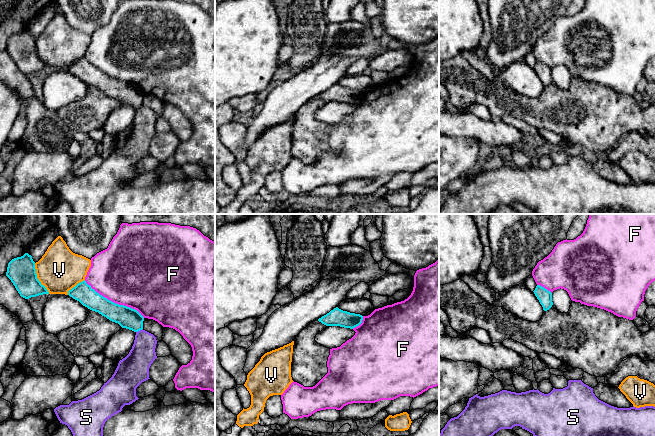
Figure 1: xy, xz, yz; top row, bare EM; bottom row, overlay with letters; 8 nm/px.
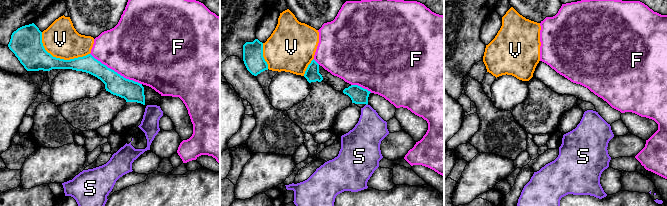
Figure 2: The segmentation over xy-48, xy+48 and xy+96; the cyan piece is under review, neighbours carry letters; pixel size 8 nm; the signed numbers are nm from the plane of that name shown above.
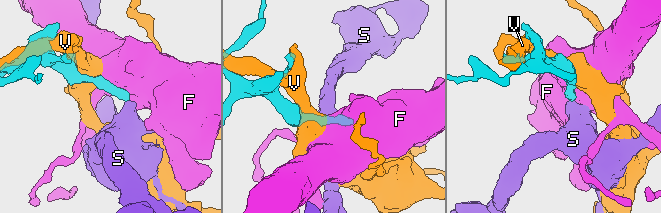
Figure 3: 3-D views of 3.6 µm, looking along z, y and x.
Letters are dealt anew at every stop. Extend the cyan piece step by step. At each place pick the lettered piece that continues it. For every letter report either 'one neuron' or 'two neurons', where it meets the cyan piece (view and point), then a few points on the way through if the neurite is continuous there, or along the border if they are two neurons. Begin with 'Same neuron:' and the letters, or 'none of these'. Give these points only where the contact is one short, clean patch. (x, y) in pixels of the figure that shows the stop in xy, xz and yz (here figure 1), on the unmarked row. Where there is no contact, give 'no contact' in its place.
Same neuron: none of these
F: two neurons; contact xy (113, 78)
S: two neurons; contact xy (139, 106); border xy (142, 104), (136, 108)
V: two neurons; contact xy (37, 54)

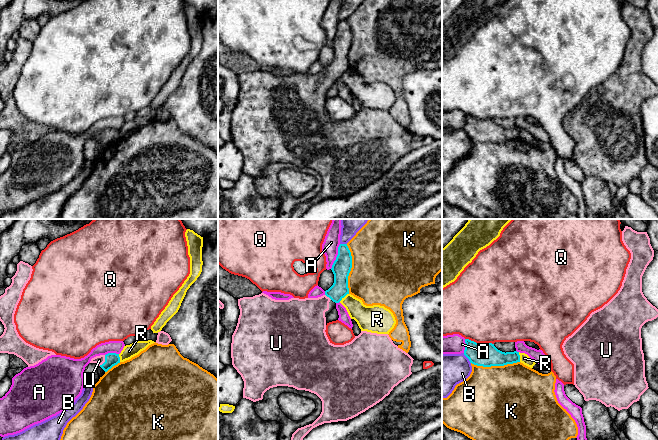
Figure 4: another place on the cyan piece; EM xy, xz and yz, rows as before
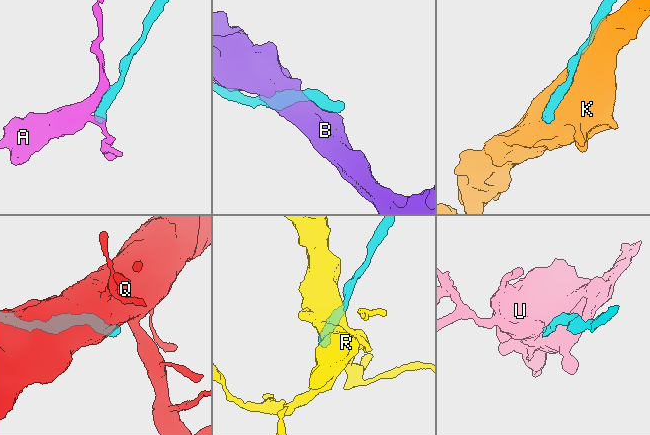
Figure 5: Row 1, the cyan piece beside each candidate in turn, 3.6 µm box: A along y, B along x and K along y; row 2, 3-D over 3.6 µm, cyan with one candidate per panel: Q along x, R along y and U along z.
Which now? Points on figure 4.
Same neuron: U
A: two neurons; contact xz (337, 32)
B: two neurons; contact yz (467, 133)
K: two neurons; contact xz (350, 45)
Q: two neurons; contact yz (479, 119); border yz (465, 114), (471, 117), (491, 118), (493, 120)
R: two neurons; contact xz (343, 73); border xz (348, 69), (339, 77)
U: one neuron; contact xy (105, 137); way xy (111, 135), (105, 137), (99, 136)

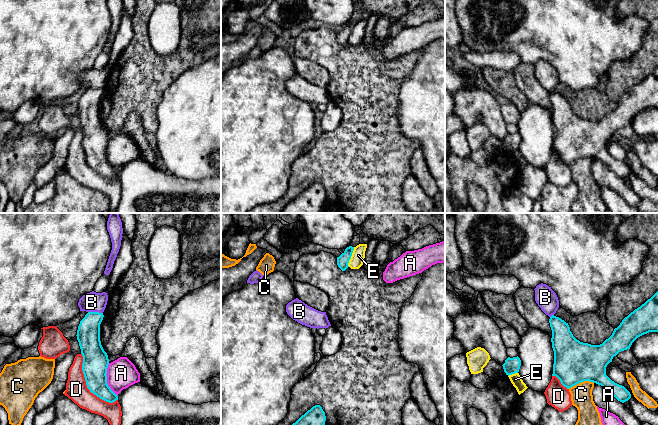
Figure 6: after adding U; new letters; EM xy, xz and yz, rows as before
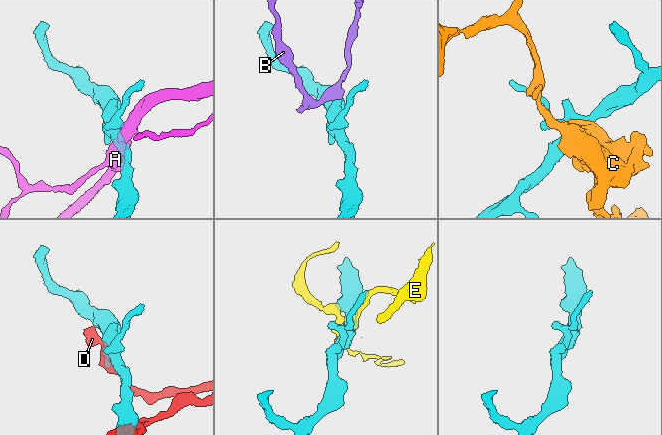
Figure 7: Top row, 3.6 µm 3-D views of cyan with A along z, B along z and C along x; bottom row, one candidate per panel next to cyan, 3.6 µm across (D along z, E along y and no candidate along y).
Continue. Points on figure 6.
Same neuron: none of these
A: two neurons; contact xy (106, 156)
B: two neurons; contact xy (95, 88); border xy (88, 87), (102, 89)
C: two neurons; contact yz (580, 158)
D: two neurons; contact xy (87, 162)
E: two neurons; contact xz (350, 33)

